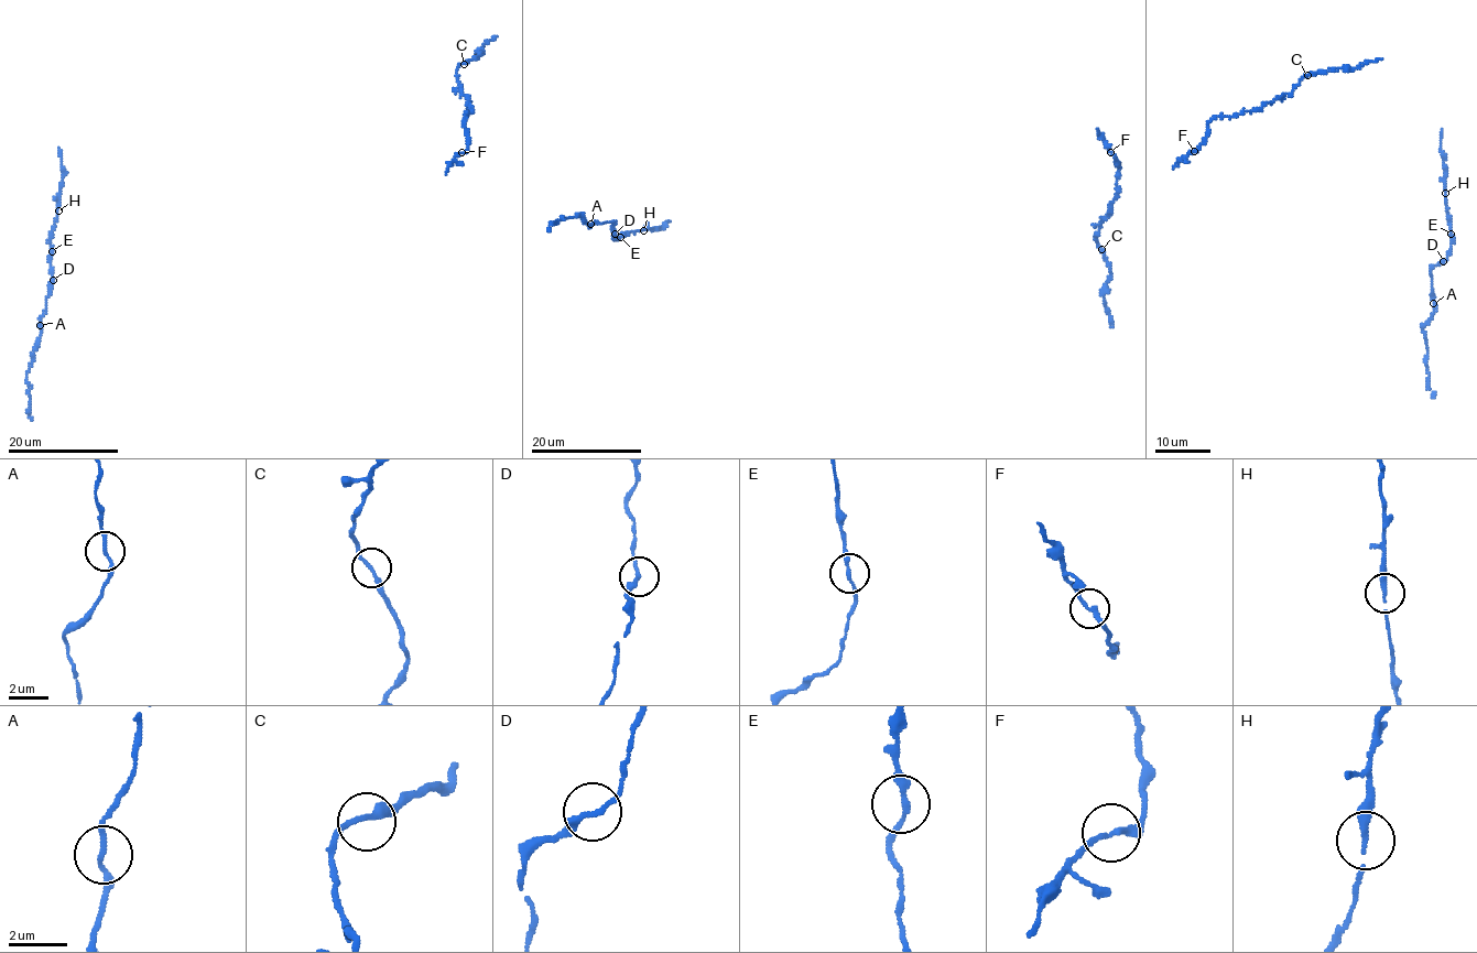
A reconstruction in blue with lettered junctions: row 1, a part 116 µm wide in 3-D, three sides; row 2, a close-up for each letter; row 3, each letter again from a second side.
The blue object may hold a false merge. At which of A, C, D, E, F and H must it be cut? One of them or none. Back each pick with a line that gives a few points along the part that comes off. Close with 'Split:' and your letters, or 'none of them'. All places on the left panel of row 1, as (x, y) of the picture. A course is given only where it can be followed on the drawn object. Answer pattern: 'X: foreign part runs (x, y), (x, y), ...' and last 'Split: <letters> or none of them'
Split: none of them

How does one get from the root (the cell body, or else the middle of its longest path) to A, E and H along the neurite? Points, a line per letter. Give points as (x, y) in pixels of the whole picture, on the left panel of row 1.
A: (67, 172), (62, 176), (58, 216), (51, 239), (51, 293), (46, 298), (46, 310), (40, 325)
E: (67, 172), (62, 176), (52, 251)
H: (67, 172), (62, 176), (58, 210)

